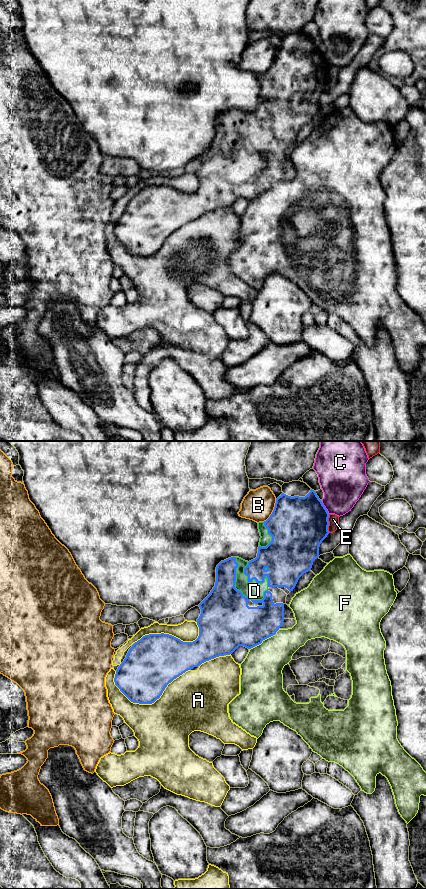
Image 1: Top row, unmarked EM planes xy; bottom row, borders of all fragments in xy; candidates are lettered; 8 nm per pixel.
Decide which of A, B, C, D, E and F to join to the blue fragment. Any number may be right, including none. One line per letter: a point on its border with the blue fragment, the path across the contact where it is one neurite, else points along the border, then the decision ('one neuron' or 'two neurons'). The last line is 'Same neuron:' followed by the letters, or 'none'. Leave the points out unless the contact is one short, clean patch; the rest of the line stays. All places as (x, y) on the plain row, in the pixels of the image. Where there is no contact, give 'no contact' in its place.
A: contact xy (152, 254); two neurons
B: contact xy (273, 63); two neurons
C: contact xy (324, 59); two neurons
D: contact xy (234, 137); one neuron
E: contact xy (328, 75); two neurons
F: contact xy (264, 191); two neurons
Same neuron: D

